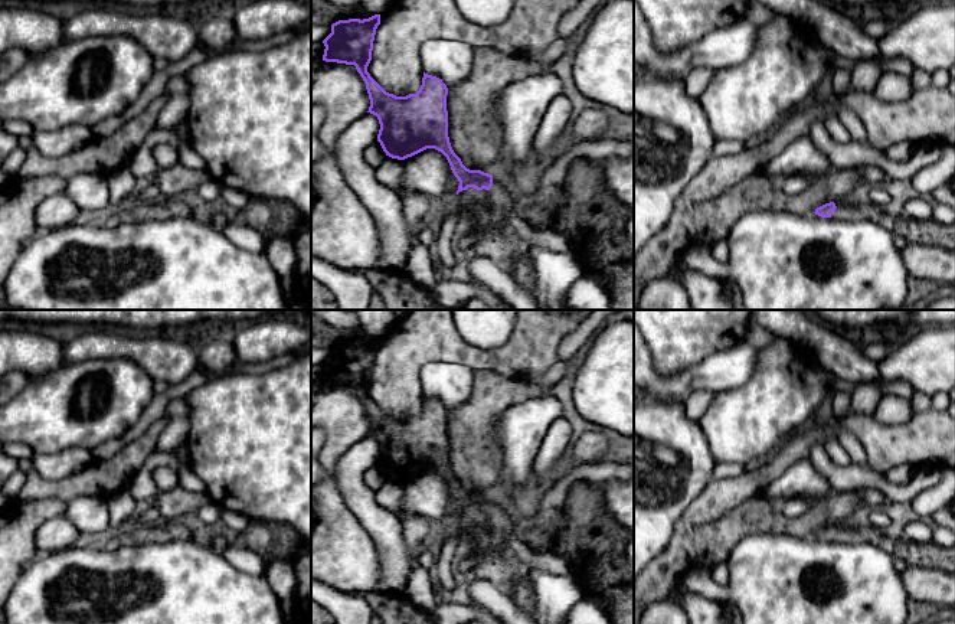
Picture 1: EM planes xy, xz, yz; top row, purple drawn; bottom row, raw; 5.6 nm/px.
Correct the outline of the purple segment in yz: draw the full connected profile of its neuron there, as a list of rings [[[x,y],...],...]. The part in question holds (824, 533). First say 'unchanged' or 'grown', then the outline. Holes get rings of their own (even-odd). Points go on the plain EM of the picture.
grown; [[[846,523],[825,526],[817,530],[814,536],[821,540],[874,545],[893,558],[903,559],[907,566],[941,569],[955,575],[955,546],[942,548],[933,540],[915,543],[905,538],[890,539],[883,530],[873,526],[856,527]]]

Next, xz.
grown; [[[380,337],[369,342],[338,343],[323,363],[323,383],[354,388],[366,406],[369,434],[380,447],[377,464],[386,478],[398,483],[412,480],[426,471],[441,474],[458,502],[457,517],[438,532],[438,538],[459,533],[472,552],[493,555],[507,549],[520,532],[520,522],[508,514],[498,497],[467,491],[454,476],[448,460],[448,411],[442,402],[423,395],[416,416],[396,419],[386,415],[367,395]]]

